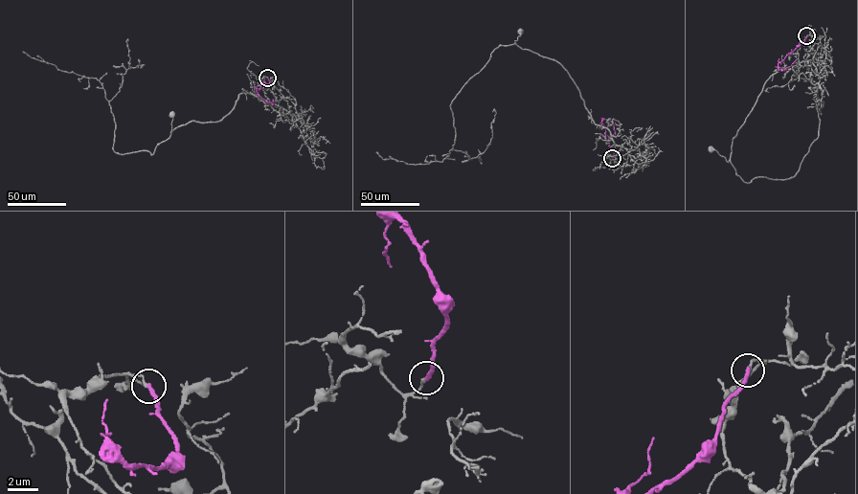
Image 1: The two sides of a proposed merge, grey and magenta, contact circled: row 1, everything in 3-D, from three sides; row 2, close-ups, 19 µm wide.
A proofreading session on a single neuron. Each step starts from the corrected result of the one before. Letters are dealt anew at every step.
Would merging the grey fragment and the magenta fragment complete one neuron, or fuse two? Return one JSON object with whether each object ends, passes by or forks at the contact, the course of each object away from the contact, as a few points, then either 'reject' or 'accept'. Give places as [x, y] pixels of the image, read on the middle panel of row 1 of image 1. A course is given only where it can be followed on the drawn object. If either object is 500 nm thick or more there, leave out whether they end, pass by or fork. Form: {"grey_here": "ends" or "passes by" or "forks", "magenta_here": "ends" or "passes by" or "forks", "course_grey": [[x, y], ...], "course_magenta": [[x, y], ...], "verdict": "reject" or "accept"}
{"grey_here": "ends", "magenta_here": "ends", "course_grey": [[612, 158], [605, 154], [617, 153], [612, 135], [595, 123], [568, 73], [556, 60], [517, 45], [520, 31]], "course_magenta": [[612, 158], [614, 152], [606, 139], [602, 120], [608, 120], [614, 125], [616, 138]], "verdict": "reject"}

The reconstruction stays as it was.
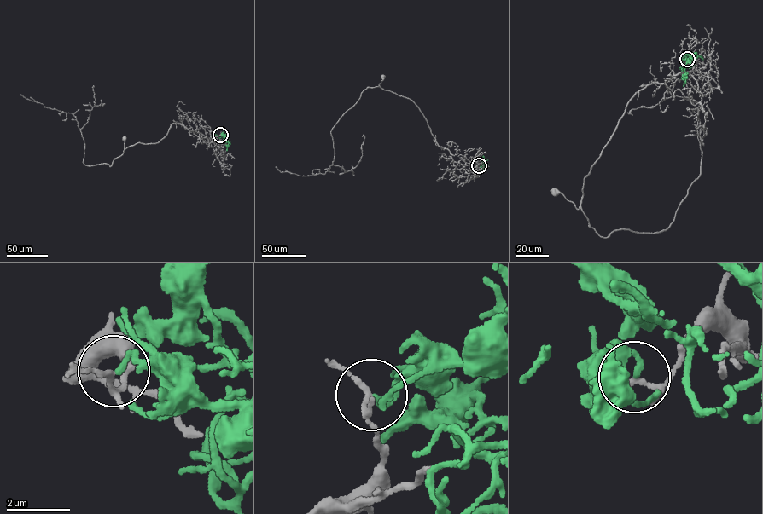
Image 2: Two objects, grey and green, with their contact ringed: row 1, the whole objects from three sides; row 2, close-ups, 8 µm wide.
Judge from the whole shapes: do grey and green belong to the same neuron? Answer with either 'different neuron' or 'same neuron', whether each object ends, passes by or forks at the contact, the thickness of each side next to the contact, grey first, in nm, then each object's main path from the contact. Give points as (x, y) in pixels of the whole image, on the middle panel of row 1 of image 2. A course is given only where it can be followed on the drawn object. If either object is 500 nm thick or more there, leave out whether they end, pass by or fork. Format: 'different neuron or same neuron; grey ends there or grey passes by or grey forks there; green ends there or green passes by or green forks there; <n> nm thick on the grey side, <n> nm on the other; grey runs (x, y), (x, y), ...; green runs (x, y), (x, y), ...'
different neuron; grey forks there; green ends there; 110 nm thick on the grey side, 150 nm on the other; grey runs (479, 165), (468, 173), (453, 160), (450, 151), (438, 145), (412, 101), (381, 87), (383, 77); green runs (479, 165), (485, 164), (482, 155)

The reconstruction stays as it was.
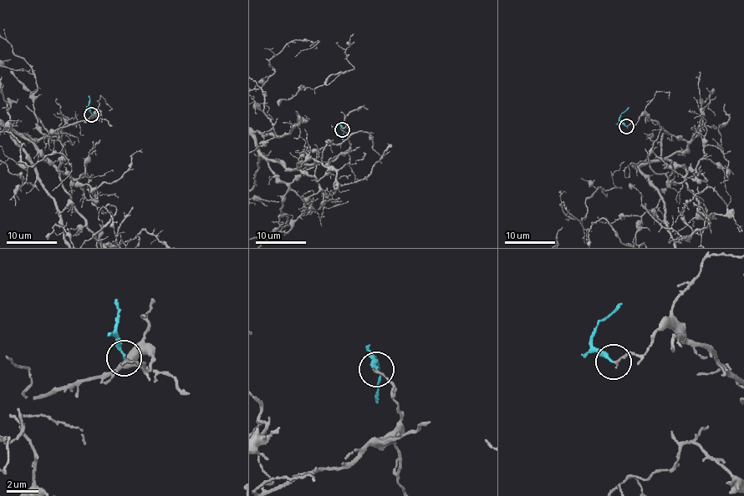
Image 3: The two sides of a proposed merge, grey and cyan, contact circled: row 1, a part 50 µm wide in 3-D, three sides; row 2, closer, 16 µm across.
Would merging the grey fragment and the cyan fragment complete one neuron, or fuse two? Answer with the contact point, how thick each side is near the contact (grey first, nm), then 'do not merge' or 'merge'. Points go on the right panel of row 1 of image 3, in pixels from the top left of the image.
place (626, 126); calibres 130 and 180 nm; merge

